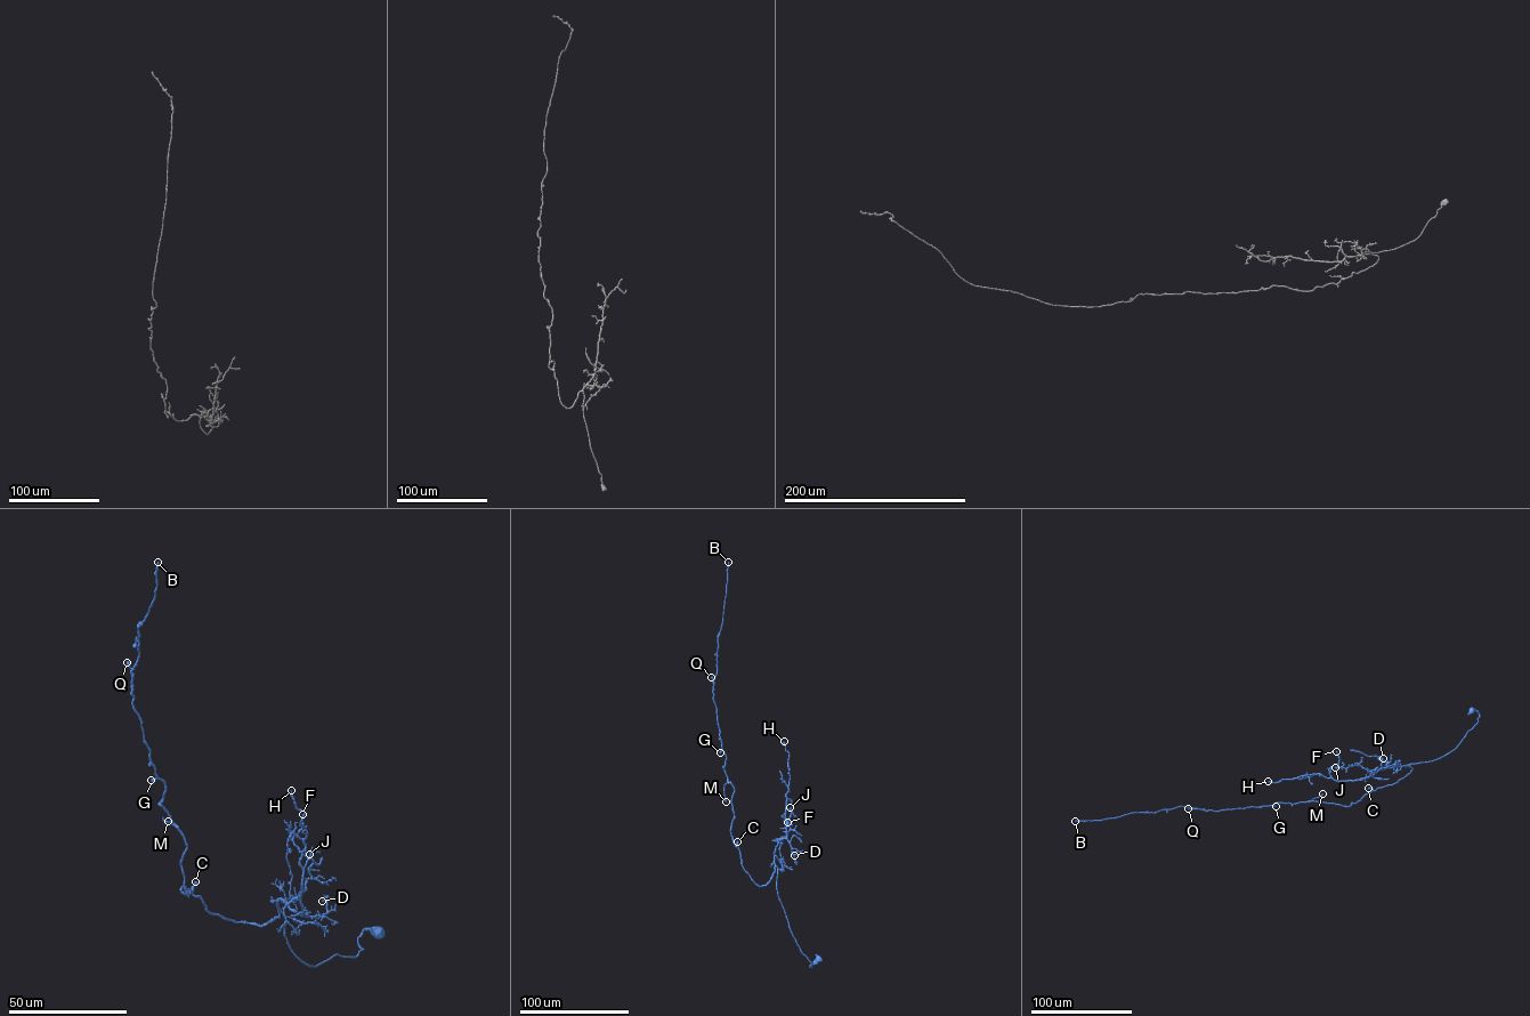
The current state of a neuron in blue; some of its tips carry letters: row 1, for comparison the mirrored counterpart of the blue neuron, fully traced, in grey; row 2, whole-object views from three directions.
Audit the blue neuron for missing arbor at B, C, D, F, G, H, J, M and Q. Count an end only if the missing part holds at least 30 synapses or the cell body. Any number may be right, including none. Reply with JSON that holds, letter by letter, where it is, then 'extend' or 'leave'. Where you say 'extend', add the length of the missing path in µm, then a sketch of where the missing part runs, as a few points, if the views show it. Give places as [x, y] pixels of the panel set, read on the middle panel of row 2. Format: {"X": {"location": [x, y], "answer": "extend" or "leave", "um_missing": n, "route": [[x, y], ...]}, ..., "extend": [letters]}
{"B": {"location": [728, 562], "answer": "extend", "um_missing": 300}, "C": {"location": [737, 841], "answer": "leave"}, "D": {"location": [794, 855], "answer": "leave"}, "F": {"location": [787, 822], "answer": "leave"}, "G": {"location": [720, 752], "answer": "leave"}, "H": {"location": [784, 741], "answer": "leave"}, "J": {"location": [790, 807], "answer": "leave"}, "M": {"location": [726, 801], "answer": "leave"}, "Q": {"location": [711, 677], "answer": "leave"}, "extend": ["B"]}

